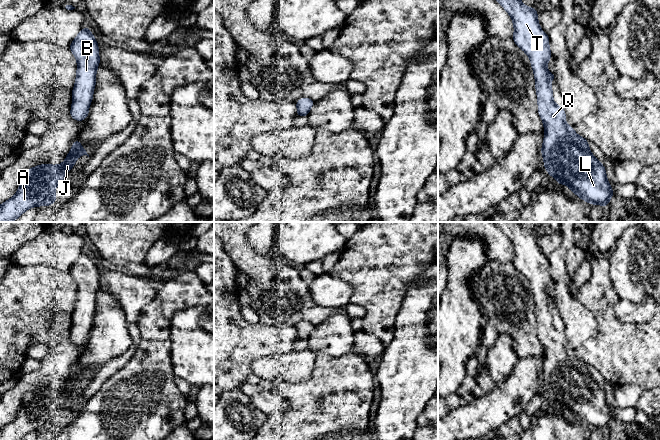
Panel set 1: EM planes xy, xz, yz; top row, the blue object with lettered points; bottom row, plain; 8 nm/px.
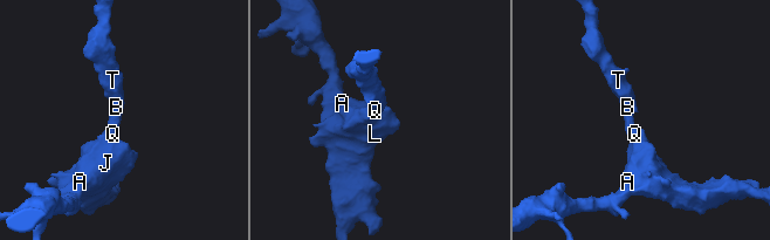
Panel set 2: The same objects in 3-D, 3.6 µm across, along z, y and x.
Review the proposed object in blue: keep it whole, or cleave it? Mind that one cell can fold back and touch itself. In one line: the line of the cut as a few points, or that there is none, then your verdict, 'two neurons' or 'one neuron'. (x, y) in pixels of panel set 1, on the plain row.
no cut | one neuron

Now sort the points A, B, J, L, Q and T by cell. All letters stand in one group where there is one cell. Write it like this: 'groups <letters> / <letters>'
groups A B J L Q T

